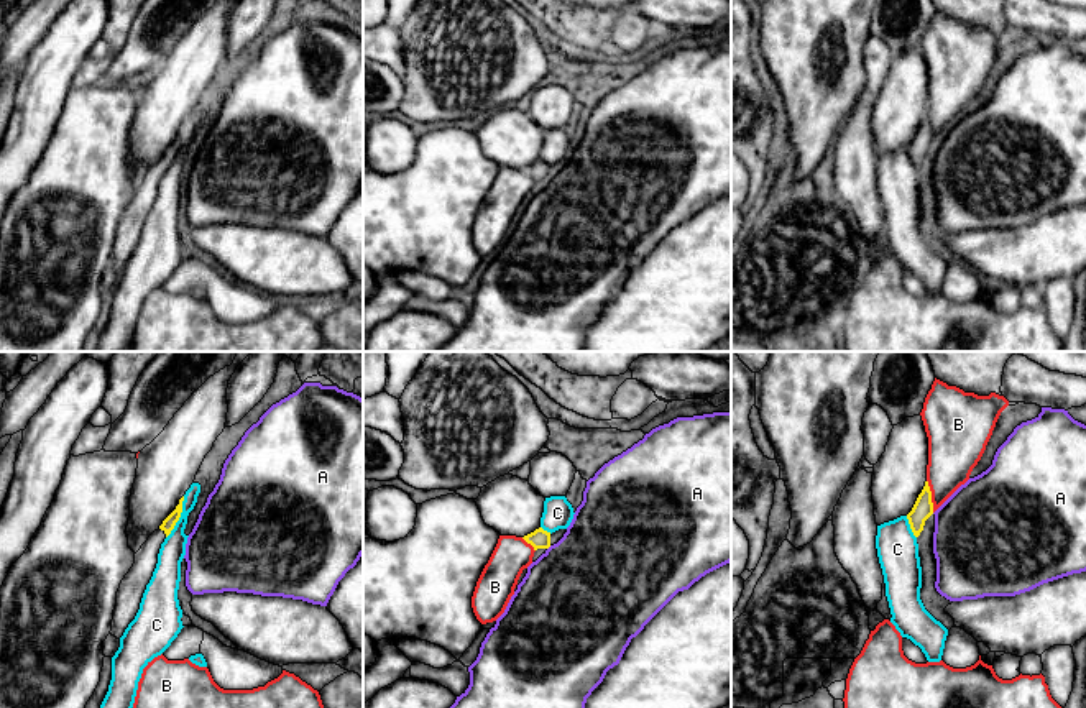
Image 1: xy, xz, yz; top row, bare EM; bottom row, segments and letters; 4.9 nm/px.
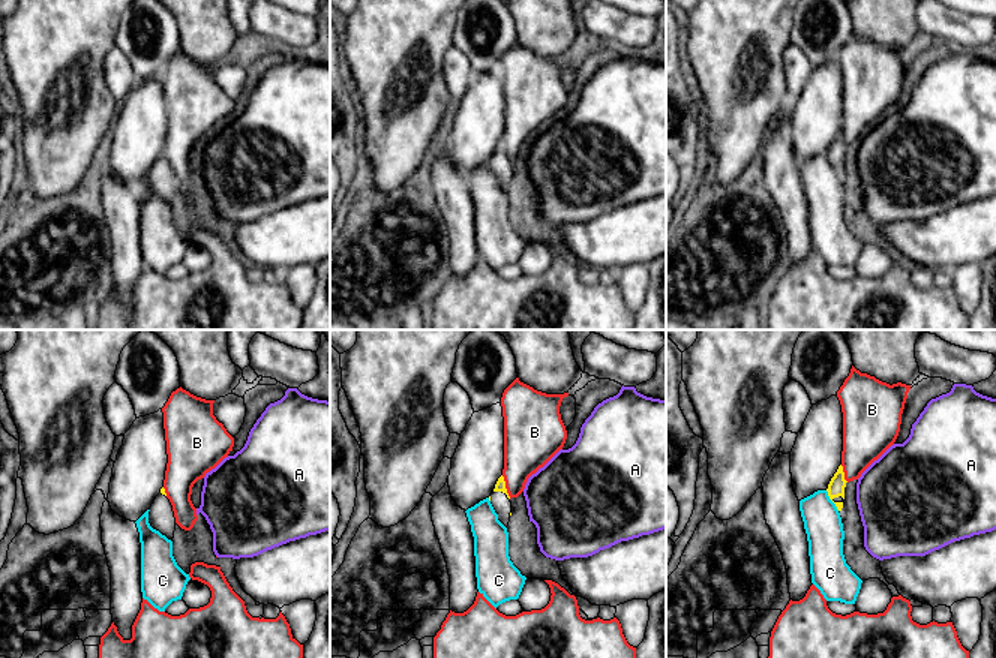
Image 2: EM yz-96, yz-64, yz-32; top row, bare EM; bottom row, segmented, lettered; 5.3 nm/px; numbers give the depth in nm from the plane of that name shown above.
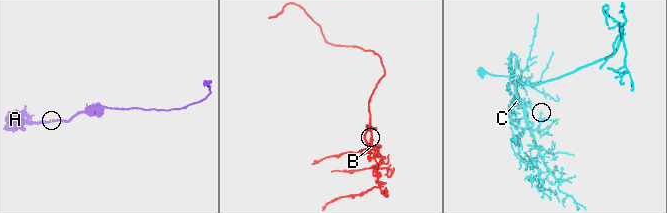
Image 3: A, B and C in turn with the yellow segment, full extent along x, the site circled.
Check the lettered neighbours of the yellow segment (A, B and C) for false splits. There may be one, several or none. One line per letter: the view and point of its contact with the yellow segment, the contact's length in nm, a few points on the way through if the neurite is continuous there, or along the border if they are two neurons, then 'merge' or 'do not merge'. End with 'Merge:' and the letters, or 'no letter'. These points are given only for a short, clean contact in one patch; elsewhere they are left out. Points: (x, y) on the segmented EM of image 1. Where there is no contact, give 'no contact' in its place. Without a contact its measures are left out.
A: no contact; do not merge
B: contact yz (930, 496); length 160 nm; do not merge
C: contact xy (179, 516); length 220 nm; border xy (184, 496), (181, 516), (166, 537); do not merge
Merge: no letter

